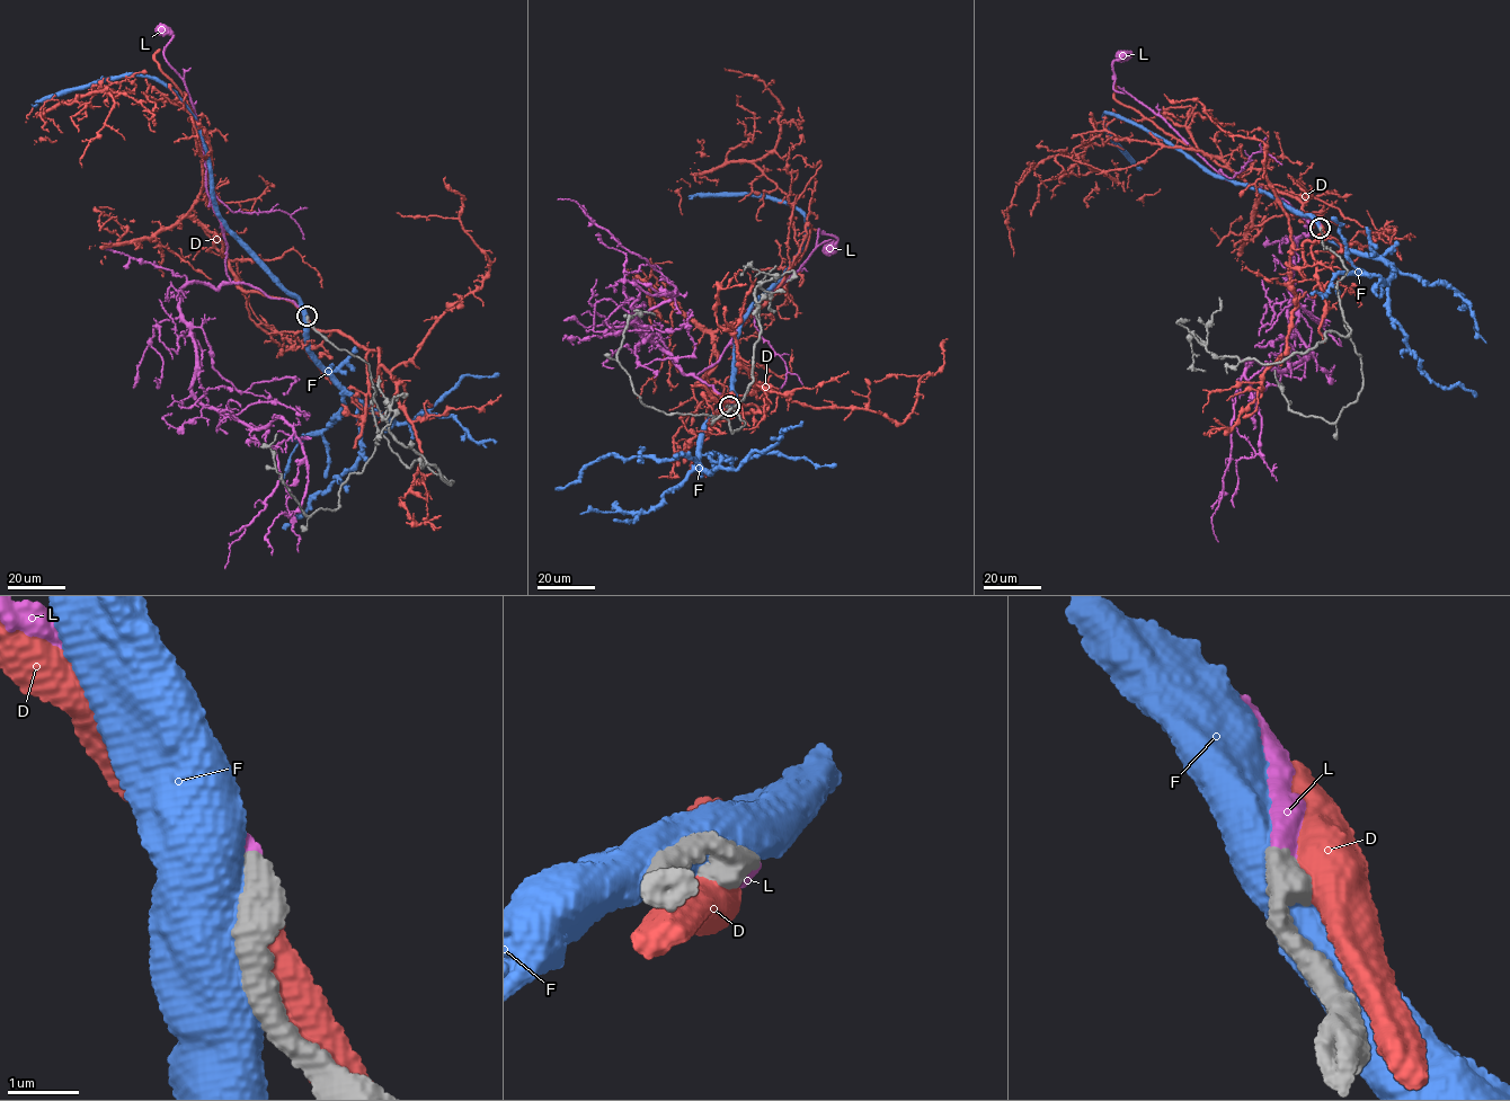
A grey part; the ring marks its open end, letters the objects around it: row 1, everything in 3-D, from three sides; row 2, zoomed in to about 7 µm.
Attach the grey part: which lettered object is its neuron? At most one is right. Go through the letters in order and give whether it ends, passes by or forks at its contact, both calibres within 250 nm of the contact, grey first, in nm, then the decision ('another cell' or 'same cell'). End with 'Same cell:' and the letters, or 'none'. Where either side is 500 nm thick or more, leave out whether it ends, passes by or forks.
D: 500/500 nm | another cell
F: 550/800 nm | another cell
L: it ends | 480/320 nm | same cell
Same cell: L

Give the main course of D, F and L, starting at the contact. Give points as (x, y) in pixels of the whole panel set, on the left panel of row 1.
D: (307, 317), (240, 287), (189, 216), (196, 125), (142, 72), (91, 91), (114, 103), (81, 167)
F: (307, 319), (298, 298), (273, 281), (218, 215), (200, 132), (170, 90), (150, 78), (125, 74), (32, 105)
L: (307, 316), (228, 274), (195, 114), (165, 59), (174, 36), (162, 29)

